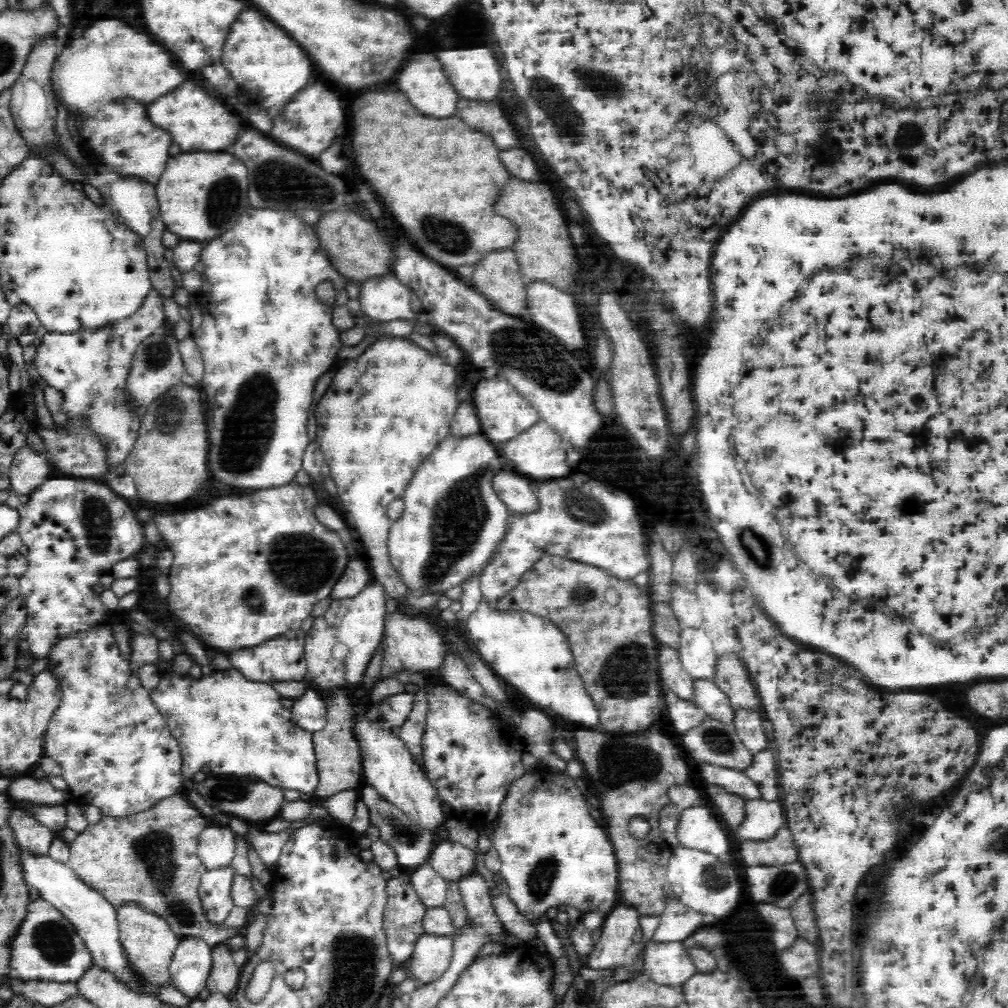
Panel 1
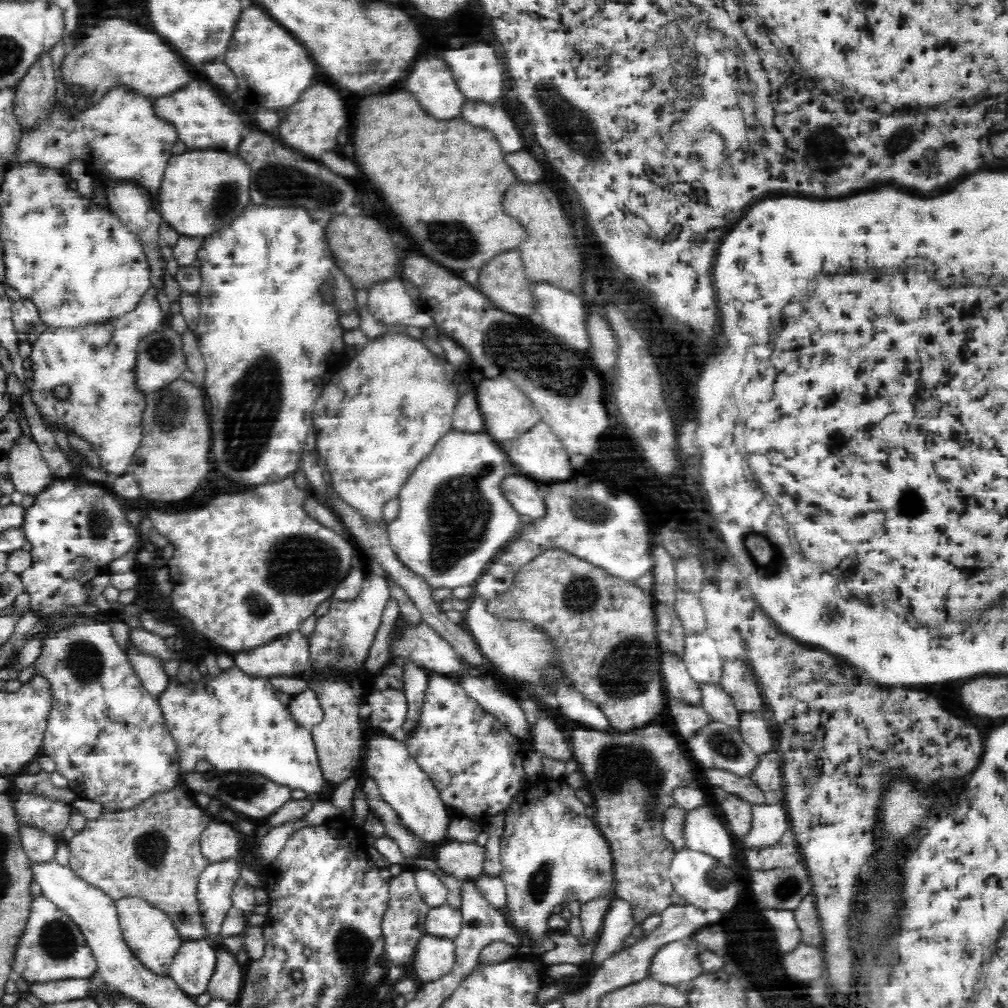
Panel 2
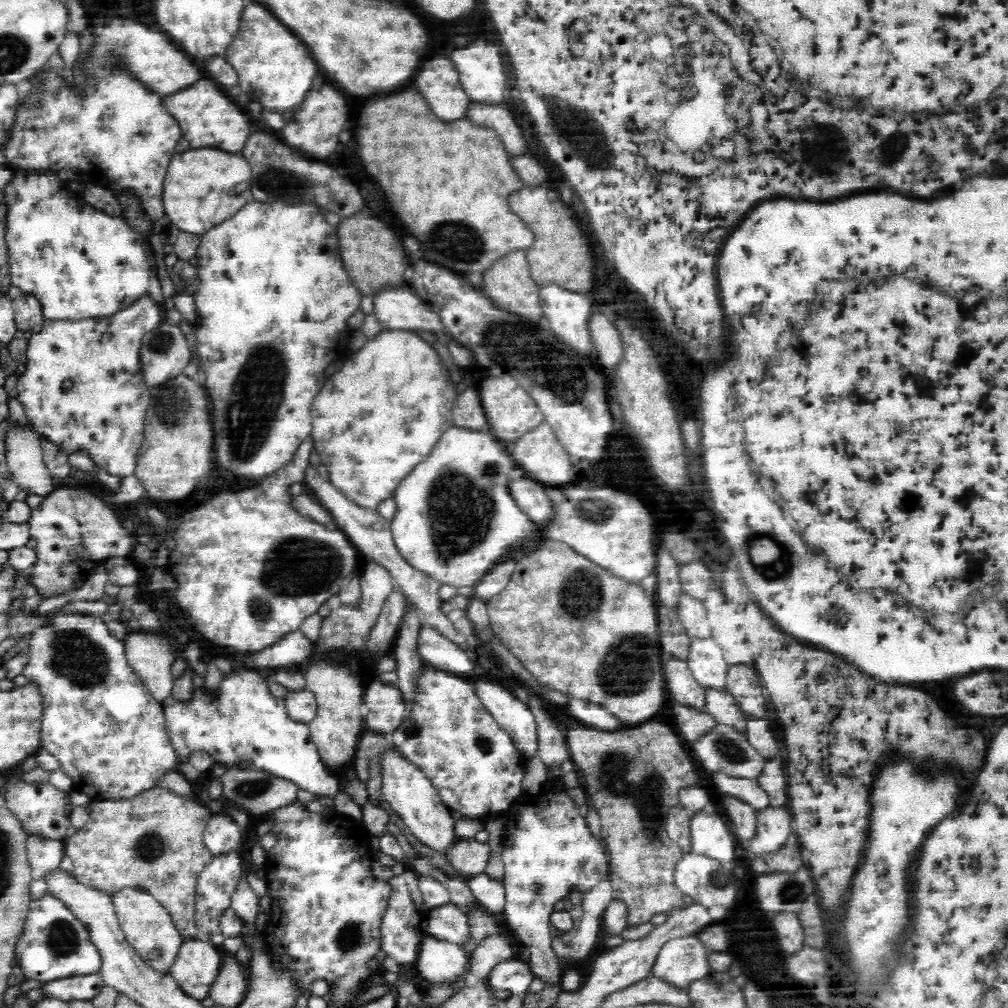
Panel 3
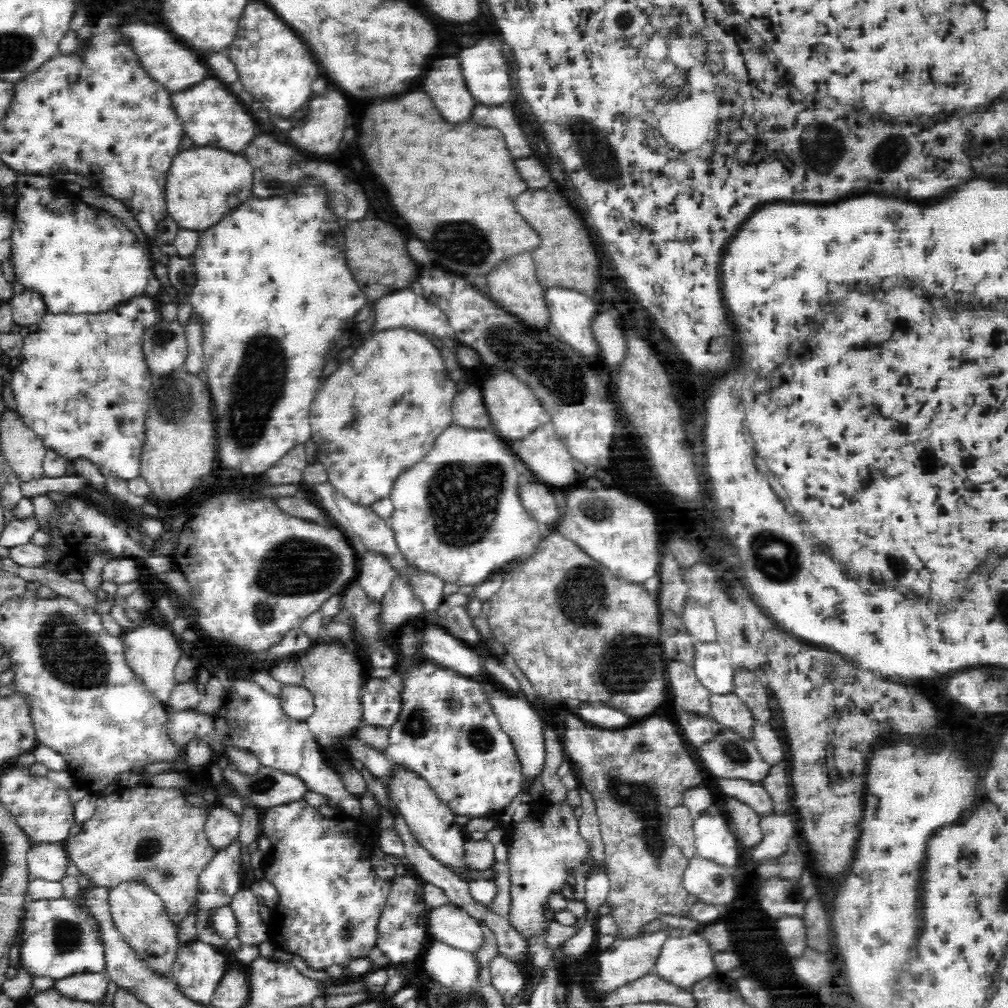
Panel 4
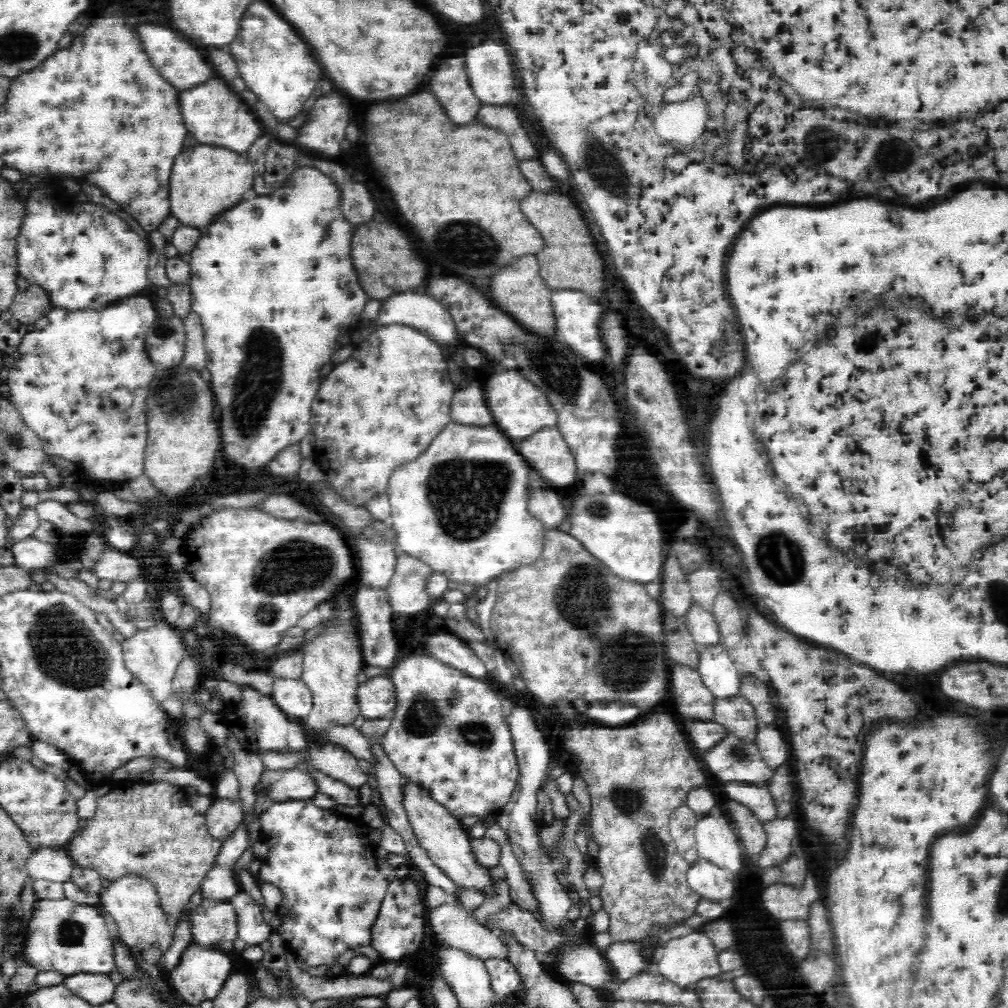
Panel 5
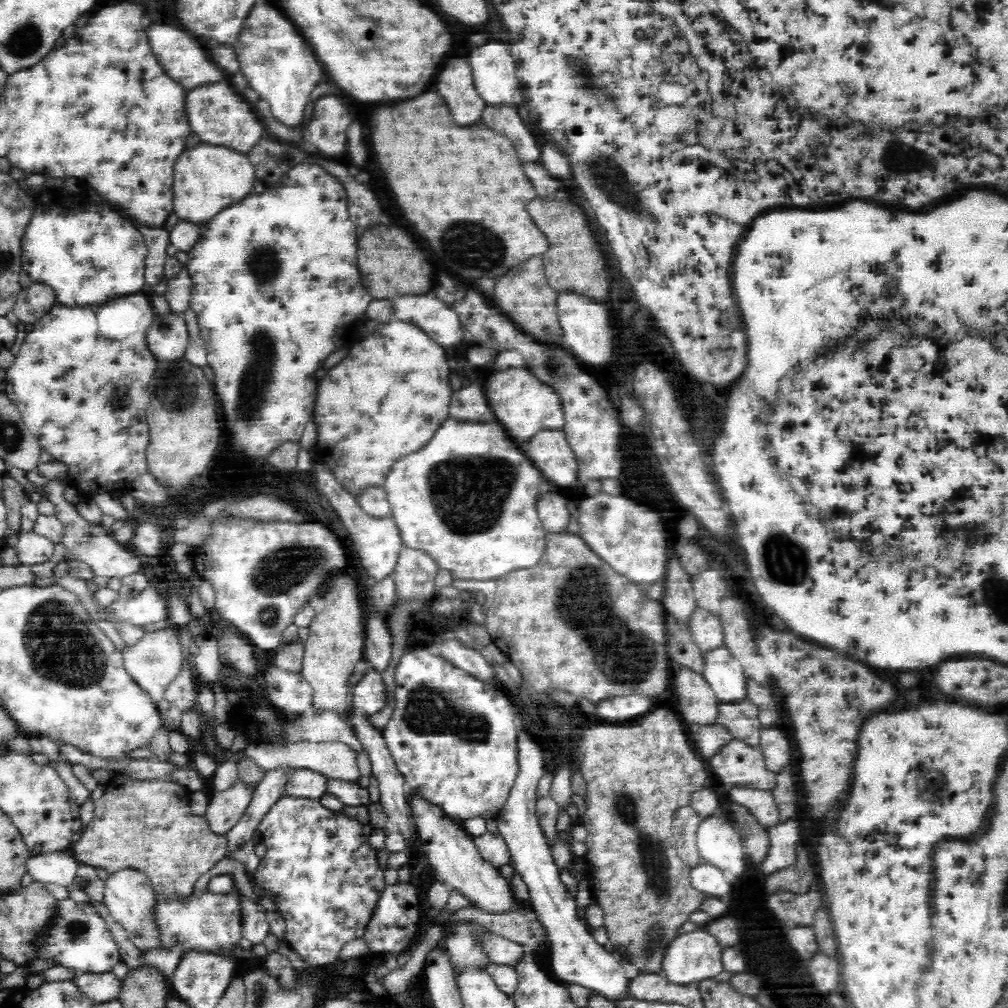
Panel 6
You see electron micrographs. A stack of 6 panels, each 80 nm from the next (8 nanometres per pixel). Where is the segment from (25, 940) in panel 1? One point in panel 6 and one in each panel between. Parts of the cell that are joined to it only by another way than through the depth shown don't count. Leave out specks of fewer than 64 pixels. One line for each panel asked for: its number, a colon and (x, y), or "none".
2: (51, 948)
3: (54, 945)
4: (59, 938)
5: (71, 938)
6: (79, 939)

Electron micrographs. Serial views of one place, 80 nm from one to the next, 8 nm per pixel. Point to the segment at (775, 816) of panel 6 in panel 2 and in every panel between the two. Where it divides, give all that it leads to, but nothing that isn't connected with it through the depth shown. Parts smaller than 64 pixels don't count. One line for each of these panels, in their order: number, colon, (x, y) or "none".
2: (743, 787)
3: (748, 790)
4: (752, 793)
5: (759, 800)

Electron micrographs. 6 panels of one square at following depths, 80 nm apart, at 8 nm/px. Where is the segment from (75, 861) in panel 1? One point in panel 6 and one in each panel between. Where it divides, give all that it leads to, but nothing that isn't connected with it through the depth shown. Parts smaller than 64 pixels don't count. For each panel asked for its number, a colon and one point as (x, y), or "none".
2: (152, 851)
3: (154, 841)
4: (153, 835)
5: (149, 829)
6: (147, 825)

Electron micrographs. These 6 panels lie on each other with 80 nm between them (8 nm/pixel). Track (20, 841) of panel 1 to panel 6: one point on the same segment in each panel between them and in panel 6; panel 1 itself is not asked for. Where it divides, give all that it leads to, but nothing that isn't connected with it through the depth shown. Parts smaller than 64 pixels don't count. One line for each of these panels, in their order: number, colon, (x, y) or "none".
2: (39, 846)
3: (44, 854)
4: (47, 861)
5: (53, 864)
6: (59, 868)

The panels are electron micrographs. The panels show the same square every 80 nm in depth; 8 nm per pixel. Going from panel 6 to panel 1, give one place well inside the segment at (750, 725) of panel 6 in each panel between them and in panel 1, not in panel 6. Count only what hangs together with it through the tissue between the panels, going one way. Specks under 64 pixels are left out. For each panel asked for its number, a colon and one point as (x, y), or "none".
1: (706, 695)
2: (714, 700)
3: (720, 705)
4: (728, 710)
5: (738, 715)

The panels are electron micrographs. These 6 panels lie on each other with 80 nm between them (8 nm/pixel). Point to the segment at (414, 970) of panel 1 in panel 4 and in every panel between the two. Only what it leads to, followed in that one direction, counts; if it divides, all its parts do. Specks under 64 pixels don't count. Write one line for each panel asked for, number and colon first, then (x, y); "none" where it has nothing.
2: (433, 957)
3: (438, 961)
4: (456, 969)

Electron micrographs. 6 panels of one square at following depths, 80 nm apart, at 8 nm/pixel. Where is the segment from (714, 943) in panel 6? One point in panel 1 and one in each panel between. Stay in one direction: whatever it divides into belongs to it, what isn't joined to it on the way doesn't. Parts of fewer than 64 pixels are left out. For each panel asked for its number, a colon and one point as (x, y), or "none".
1: (667, 963)
2: (675, 964)
3: (681, 961)
4: (684, 960)
5: (686, 960)

